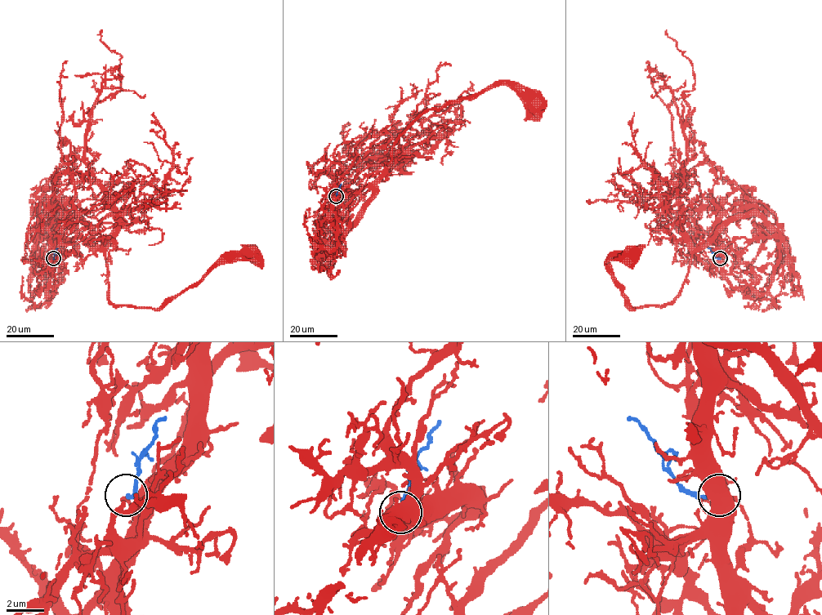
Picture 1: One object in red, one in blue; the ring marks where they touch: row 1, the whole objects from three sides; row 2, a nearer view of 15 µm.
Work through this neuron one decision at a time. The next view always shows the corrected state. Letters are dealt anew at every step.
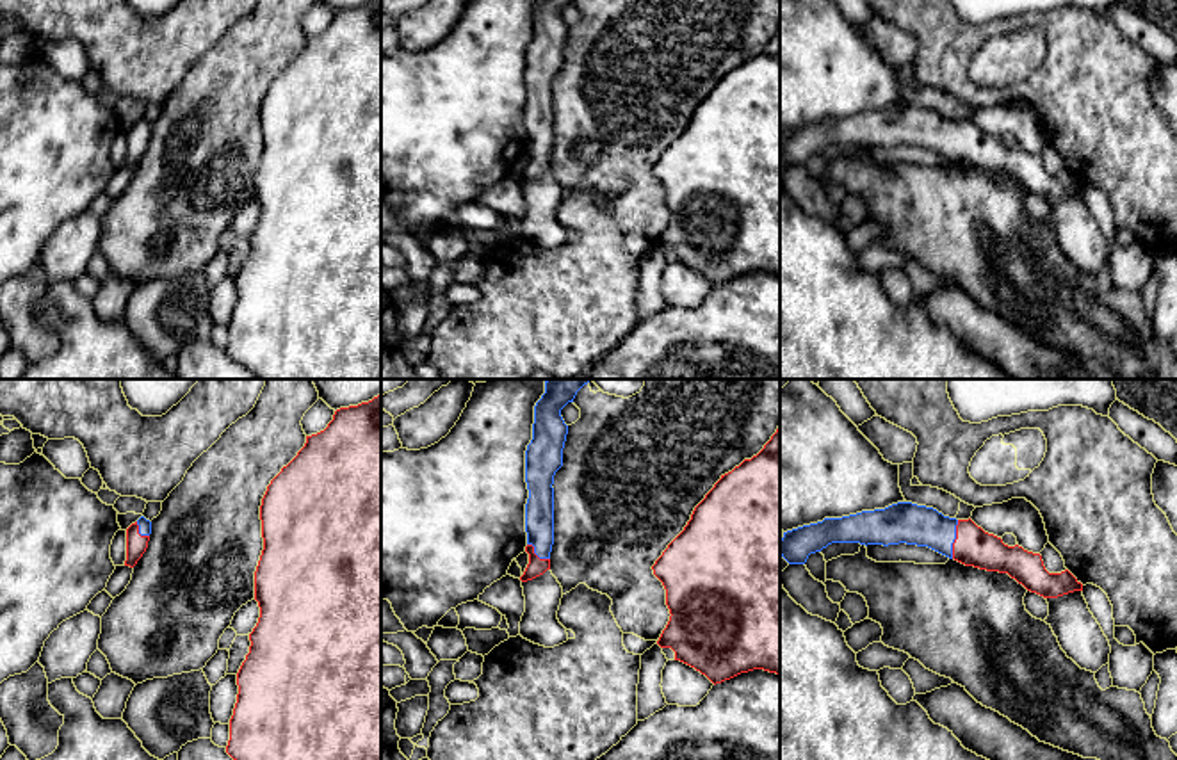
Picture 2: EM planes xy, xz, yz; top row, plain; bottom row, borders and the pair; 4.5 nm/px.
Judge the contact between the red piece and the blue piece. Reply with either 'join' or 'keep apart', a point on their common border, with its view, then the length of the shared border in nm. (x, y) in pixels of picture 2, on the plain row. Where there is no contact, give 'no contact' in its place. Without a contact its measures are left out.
join; contact yz (955, 141); length 180 nm

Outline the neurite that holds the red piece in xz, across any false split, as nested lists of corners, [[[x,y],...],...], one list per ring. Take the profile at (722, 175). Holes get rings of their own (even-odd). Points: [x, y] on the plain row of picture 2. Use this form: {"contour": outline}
{"contour": [[[780,27],[757,57],[744,61],[732,73],[721,77],[714,89],[694,109],[684,132],[668,146],[652,171],[666,190],[666,206],[671,215],[657,246],[661,249],[671,249],[675,253],[675,262],[694,269],[714,287],[753,271],[764,271],[780,276]]]}

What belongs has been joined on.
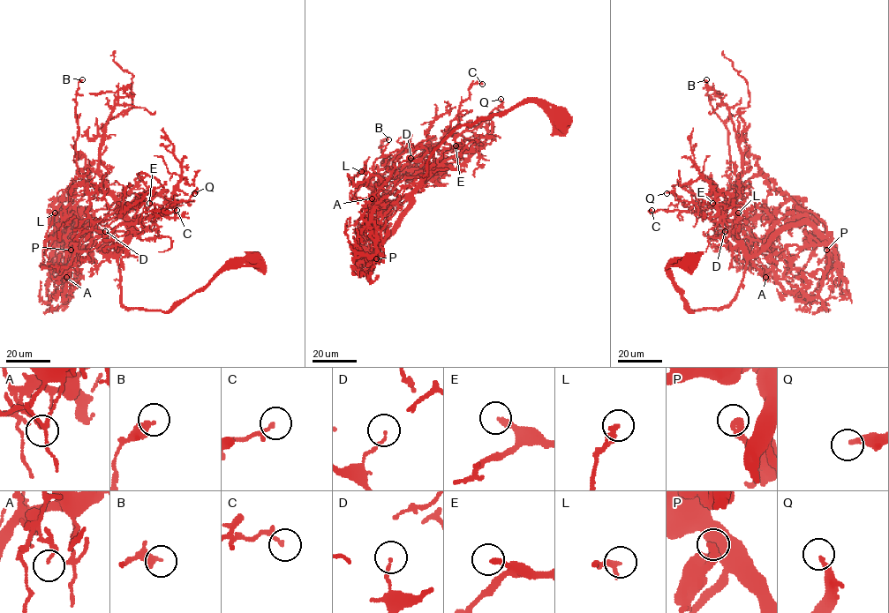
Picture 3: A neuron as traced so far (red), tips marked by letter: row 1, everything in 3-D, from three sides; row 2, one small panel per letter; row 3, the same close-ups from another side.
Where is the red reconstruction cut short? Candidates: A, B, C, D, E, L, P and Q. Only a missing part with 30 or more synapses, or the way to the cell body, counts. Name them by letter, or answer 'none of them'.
none of them

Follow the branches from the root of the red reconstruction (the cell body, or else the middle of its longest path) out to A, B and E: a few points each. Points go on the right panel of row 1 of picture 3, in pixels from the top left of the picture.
A: (689, 260), (672, 258), (669, 277), (692, 311), (729, 303), (747, 259), (770, 235), (772, 266), (765, 277)
B: (689, 260), (669, 262), (687, 306), (729, 303), (747, 257), (728, 130), (706, 79)
E: (689, 260), (669, 262), (669, 277), (687, 306), (692, 311), (729, 303), (747, 257), (736, 223), (712, 203)

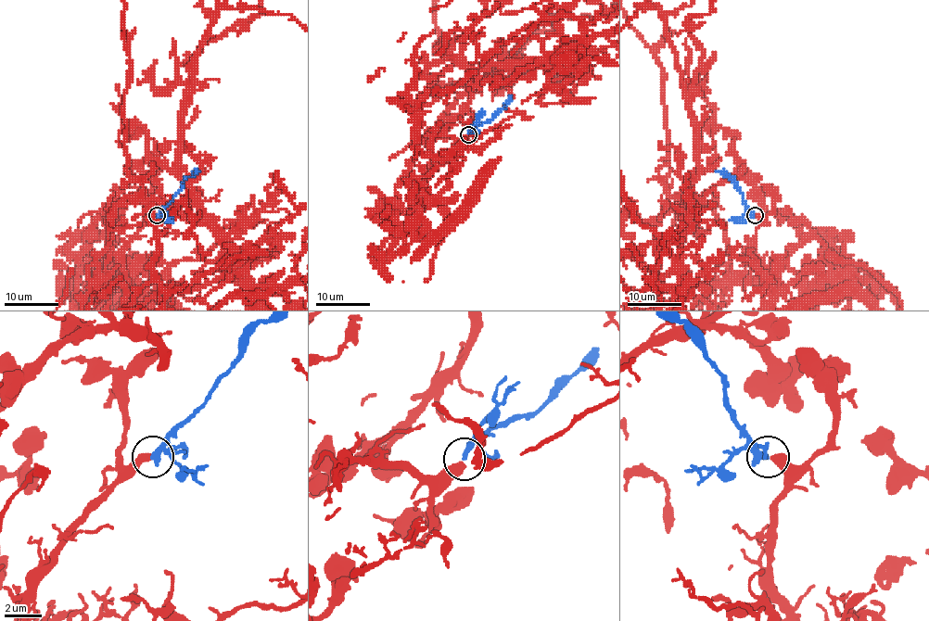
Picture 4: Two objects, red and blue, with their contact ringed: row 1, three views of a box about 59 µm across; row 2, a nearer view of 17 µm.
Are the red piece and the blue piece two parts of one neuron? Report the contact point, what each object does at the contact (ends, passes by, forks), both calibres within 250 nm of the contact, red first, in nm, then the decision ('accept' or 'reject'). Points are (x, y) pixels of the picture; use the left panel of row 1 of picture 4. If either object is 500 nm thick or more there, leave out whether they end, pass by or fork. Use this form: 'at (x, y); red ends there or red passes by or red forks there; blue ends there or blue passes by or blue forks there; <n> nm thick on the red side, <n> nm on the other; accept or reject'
at (157, 215); red ends there; blue ends there; 460 nm thick on the red side, 360 nm on the other; accept

